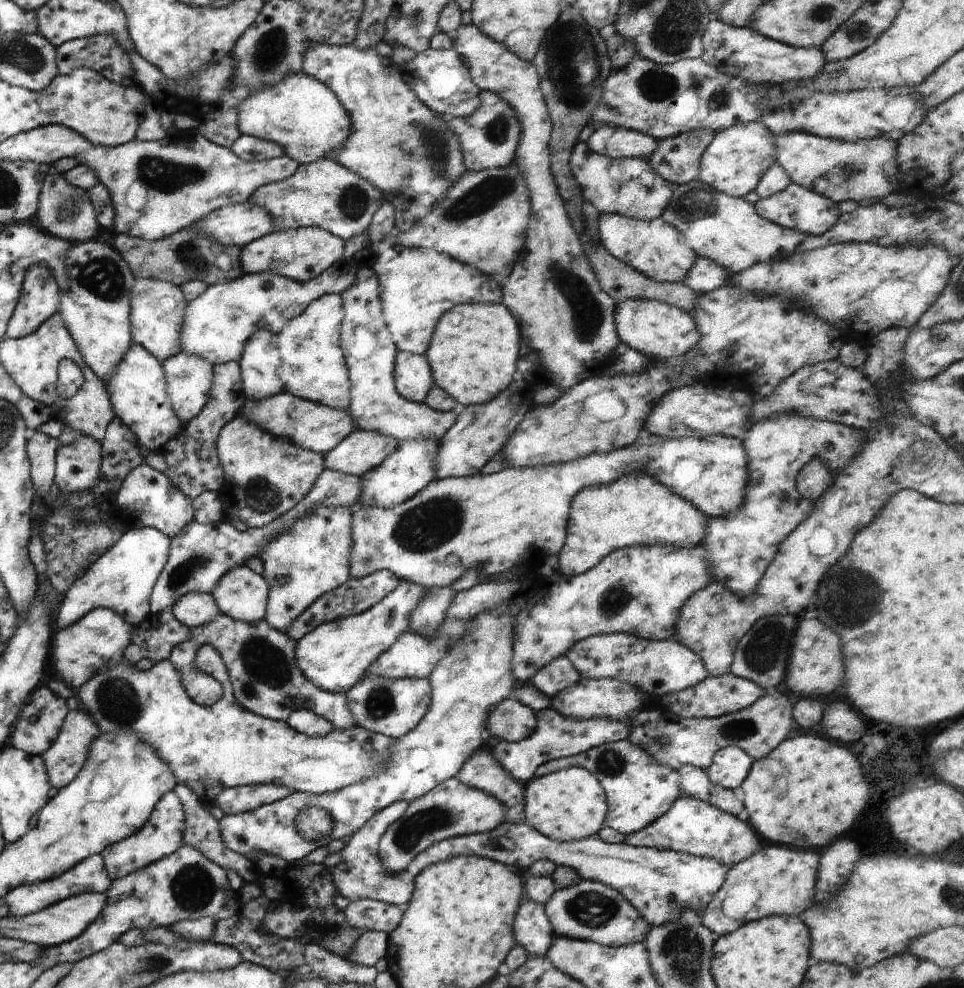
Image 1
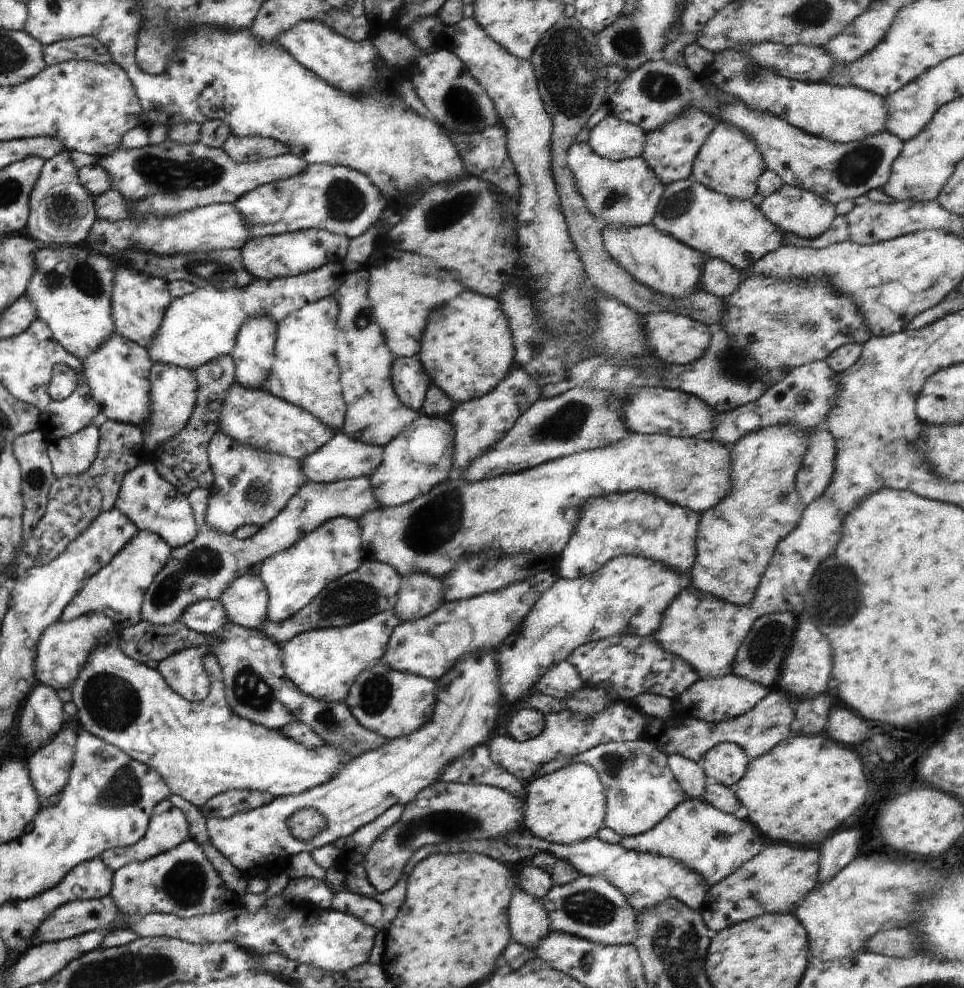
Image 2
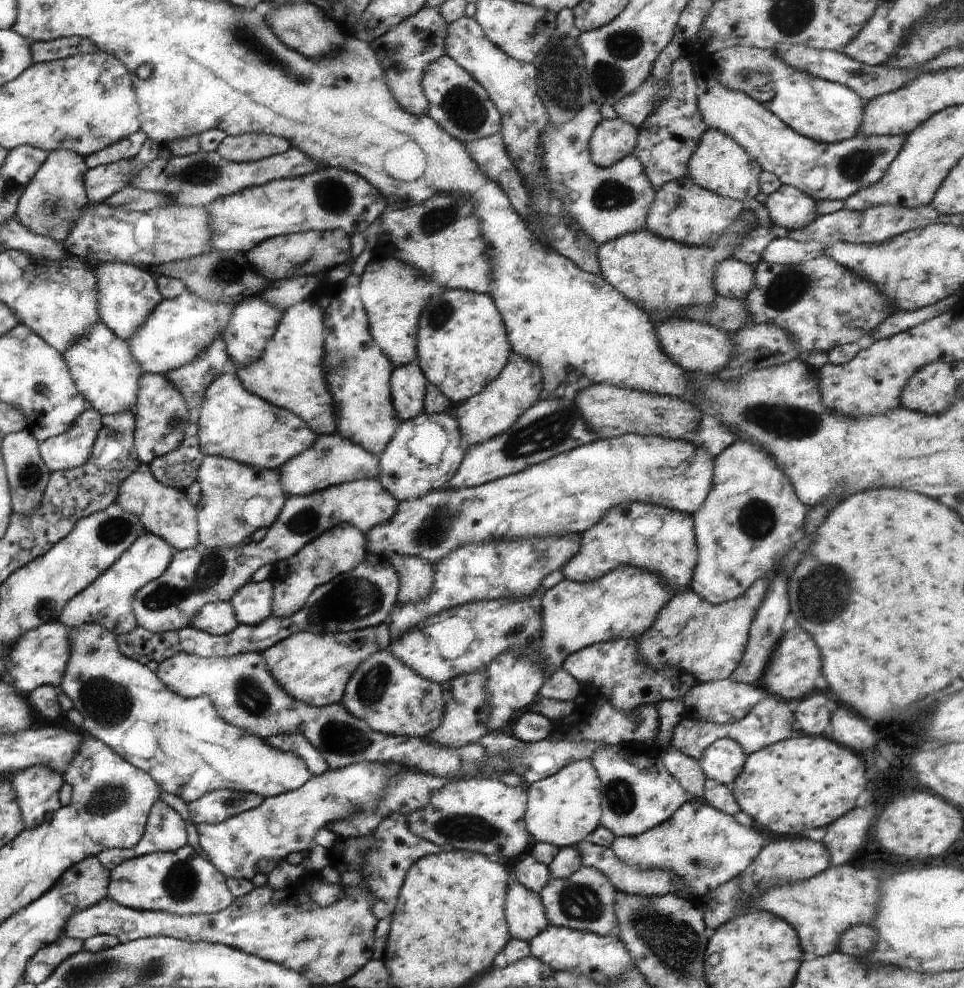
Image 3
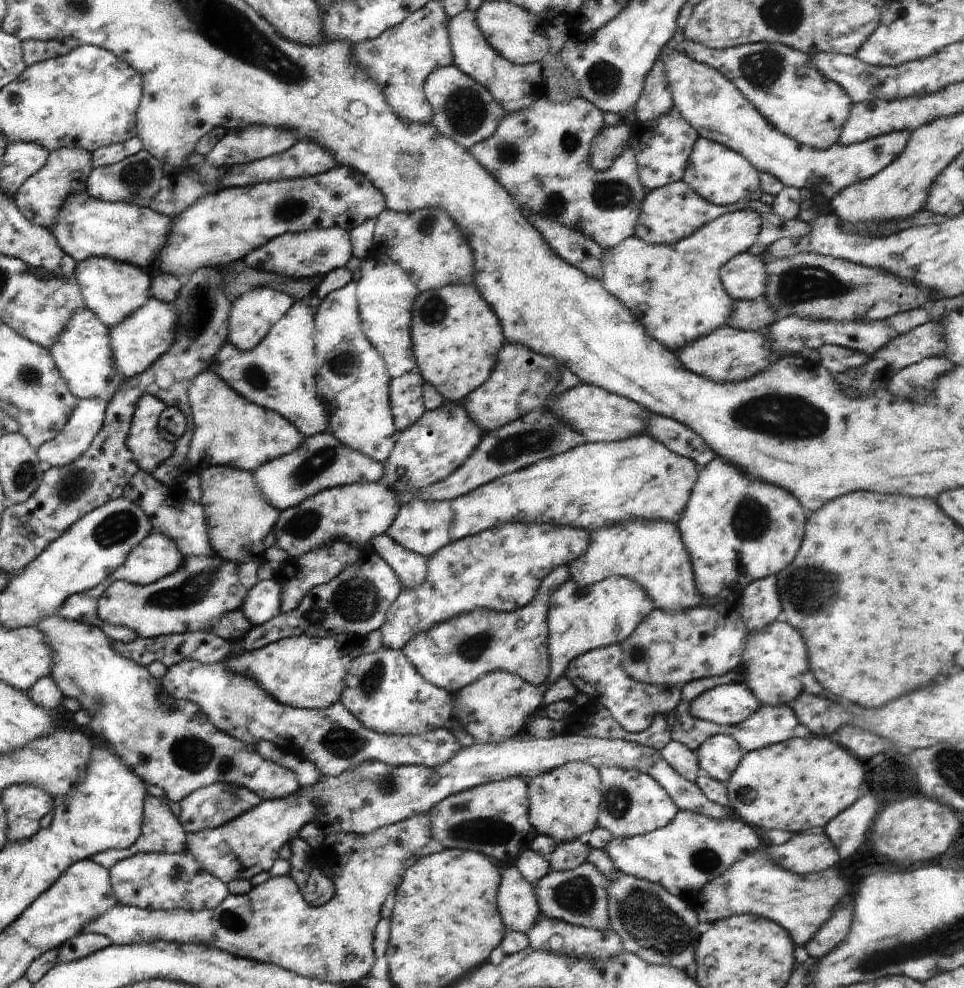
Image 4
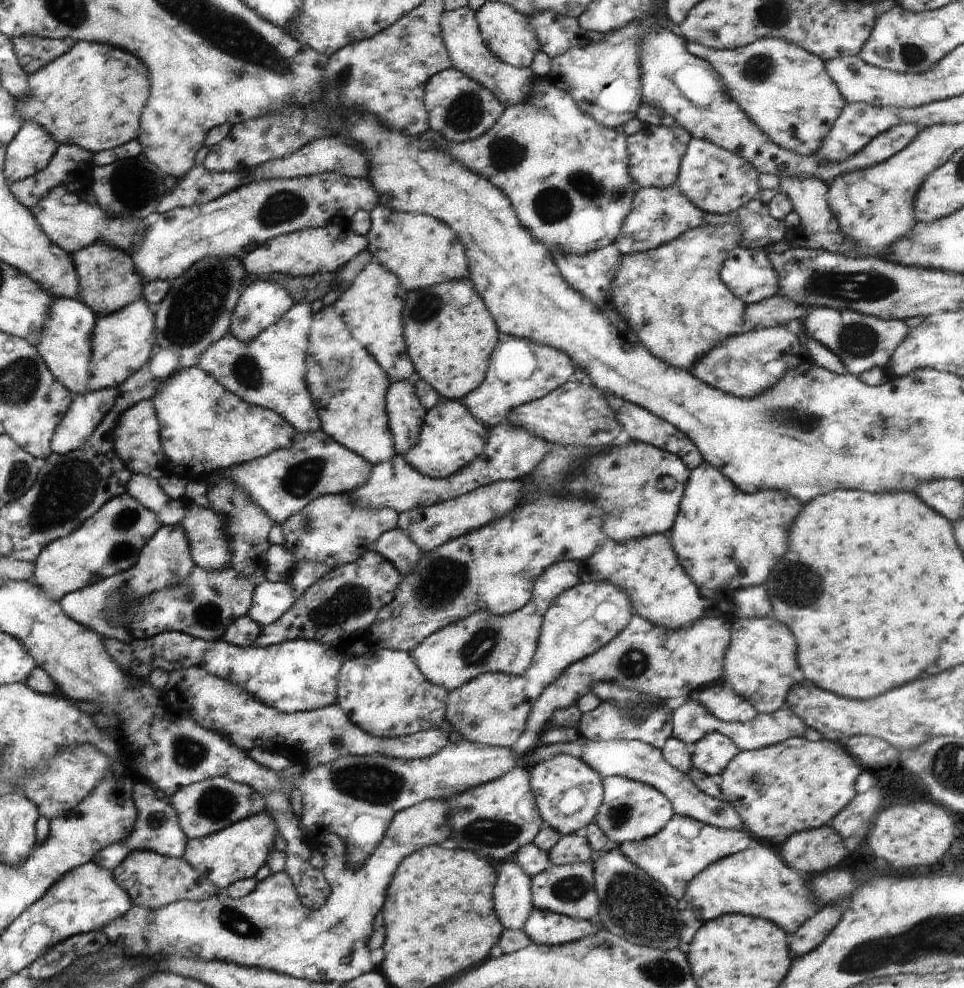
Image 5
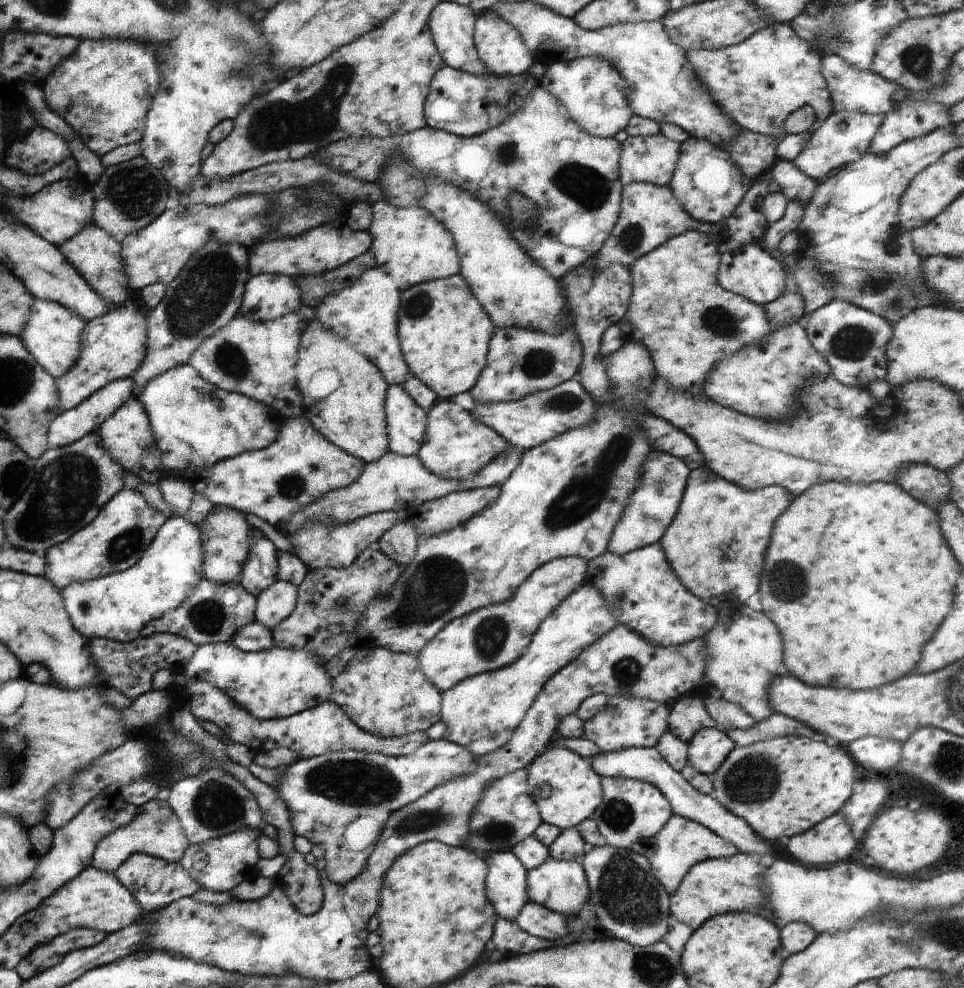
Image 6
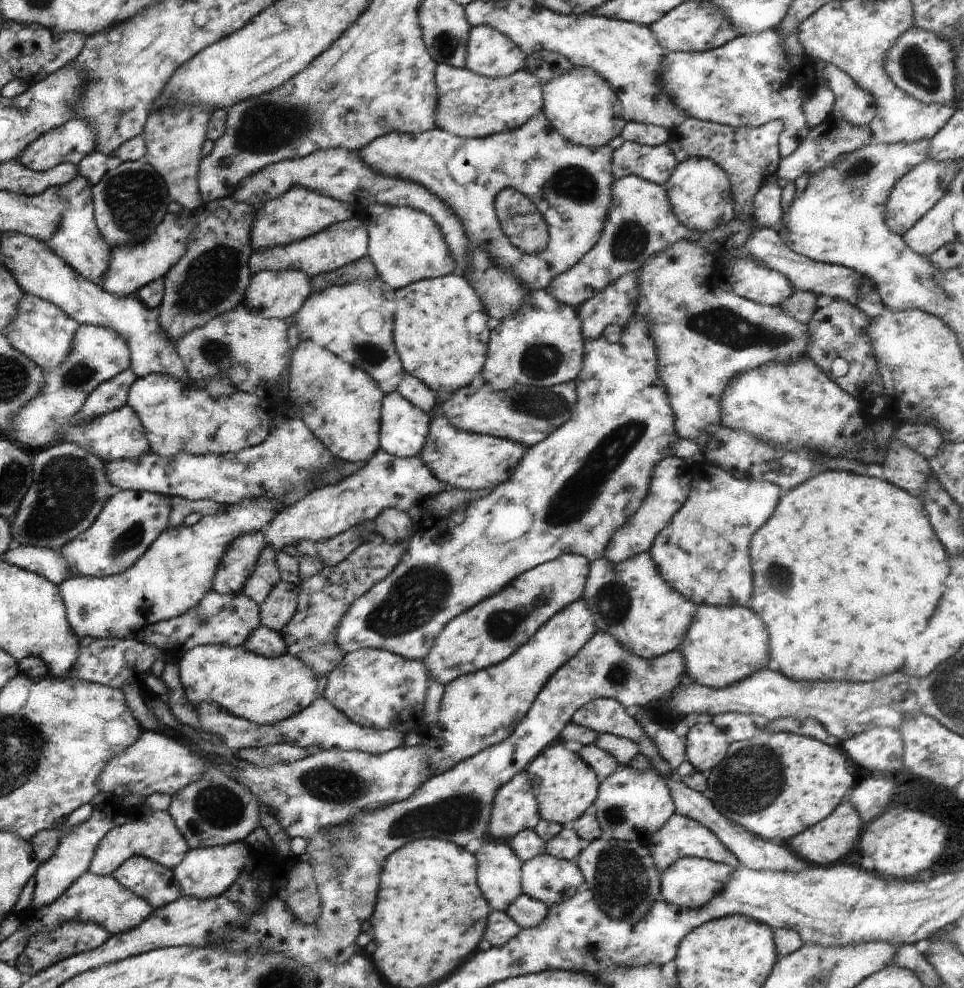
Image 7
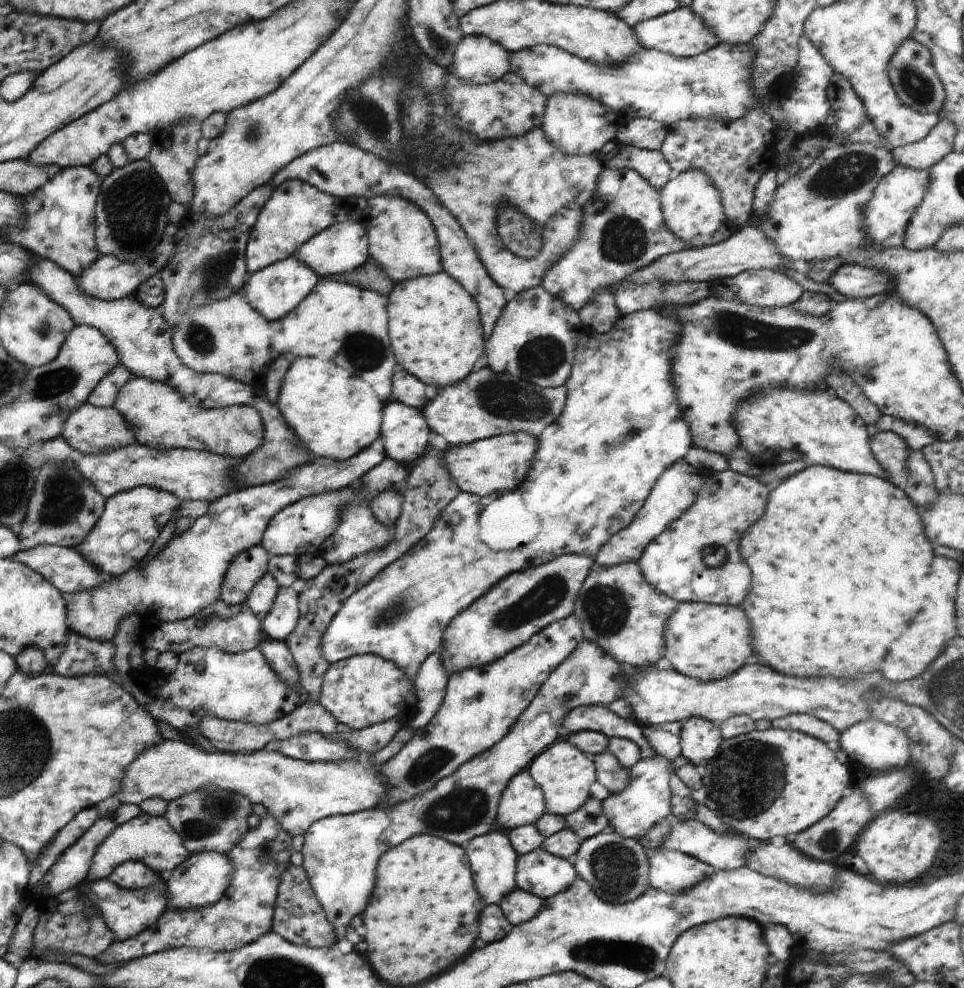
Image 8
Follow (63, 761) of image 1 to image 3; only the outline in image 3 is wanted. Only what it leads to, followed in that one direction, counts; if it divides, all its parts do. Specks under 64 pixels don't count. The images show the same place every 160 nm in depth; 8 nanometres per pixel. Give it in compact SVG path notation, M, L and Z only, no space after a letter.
M45 764L24 769L16 774L11 783L28 829L40 824L61 807L58 795L65 783L64 777Z

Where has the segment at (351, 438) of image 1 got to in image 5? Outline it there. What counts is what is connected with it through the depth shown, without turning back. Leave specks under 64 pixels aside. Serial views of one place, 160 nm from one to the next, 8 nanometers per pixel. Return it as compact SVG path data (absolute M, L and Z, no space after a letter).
M320 428L313 433L296 432L288 448L236 465L216 476L232 480L279 525L319 496L352 493L370 478L372 467L371 462L338 444Z

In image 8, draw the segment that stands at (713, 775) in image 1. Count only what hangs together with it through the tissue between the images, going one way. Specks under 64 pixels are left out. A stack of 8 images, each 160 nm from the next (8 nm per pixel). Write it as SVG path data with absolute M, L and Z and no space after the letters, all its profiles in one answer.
M700 717L683 722L679 739L681 754L700 770L719 753L723 741L719 727Z

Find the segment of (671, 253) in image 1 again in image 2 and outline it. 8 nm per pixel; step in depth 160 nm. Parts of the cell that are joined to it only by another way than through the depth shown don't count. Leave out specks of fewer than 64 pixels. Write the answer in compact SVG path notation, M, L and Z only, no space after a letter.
M652 223L639 227L606 225L601 235L607 253L640 284L669 297L683 297L699 288L701 268L708 256L658 230Z

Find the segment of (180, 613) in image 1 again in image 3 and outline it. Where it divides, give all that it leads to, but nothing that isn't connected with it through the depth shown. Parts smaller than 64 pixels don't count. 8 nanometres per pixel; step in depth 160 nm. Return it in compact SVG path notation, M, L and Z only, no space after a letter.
M228 601L205 604L192 624L211 635L231 633L238 625L232 605Z

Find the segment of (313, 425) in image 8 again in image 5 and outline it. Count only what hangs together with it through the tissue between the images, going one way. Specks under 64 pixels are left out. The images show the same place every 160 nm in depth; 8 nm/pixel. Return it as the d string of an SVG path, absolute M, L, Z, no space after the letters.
M334 305L316 306L306 357L307 387L321 429L338 444L373 465L394 455L386 395L391 382L375 358L352 336Z

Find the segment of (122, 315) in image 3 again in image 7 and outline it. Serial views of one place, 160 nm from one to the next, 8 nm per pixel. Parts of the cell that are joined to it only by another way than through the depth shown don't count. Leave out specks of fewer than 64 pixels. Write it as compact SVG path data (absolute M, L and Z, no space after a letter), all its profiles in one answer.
M82 175L63 186L65 197L72 205L69 212L61 222L59 229L44 244L55 251L61 259L64 259L78 274L100 285L104 275L110 268L112 246L107 242L100 232L99 225L95 221L94 196L92 184Z

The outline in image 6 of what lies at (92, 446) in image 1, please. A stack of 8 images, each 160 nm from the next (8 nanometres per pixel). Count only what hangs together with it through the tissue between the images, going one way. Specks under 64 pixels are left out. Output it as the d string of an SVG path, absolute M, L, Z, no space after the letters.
M133 377L118 379L104 385L98 392L91 394L86 401L74 408L66 409L60 413L50 424L50 432L47 434L48 442L56 448L65 447L79 441L86 434L98 432L100 425L118 412L128 400L133 398L135 379Z

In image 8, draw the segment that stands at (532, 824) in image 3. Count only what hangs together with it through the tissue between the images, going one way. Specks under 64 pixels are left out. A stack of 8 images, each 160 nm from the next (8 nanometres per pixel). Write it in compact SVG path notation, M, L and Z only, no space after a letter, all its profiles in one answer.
M566 737L551 744L526 768L543 790L546 813L567 817L576 812L591 797L589 788L597 780L592 756L578 750Z

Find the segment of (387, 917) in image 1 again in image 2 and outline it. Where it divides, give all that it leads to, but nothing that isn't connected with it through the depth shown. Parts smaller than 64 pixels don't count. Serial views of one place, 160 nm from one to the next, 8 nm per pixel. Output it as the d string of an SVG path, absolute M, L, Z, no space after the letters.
M343 890L334 895L331 908L351 914L378 931L386 931L389 921L384 917L384 907L374 899Z

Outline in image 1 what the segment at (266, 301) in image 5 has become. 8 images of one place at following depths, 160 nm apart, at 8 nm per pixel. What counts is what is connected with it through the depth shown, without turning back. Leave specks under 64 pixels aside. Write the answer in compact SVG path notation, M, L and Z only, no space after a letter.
M261 329L244 342L242 358L237 363L247 399L262 400L285 392L279 378L281 360L276 341L277 334Z

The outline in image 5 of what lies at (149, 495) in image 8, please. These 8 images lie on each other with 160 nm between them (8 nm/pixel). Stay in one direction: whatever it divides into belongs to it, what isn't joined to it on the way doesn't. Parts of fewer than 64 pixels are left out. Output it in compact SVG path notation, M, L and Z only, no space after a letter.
M127 492L111 499L112 502L108 501L108 506L104 506L104 510L100 510L100 514L96 514L96 518L92 518L92 522L88 522L88 526L80 526L80 530L76 529L67 537L60 537L52 541L42 550L38 560L34 562L35 572L31 580L46 591L46 594L52 598L52 602L58 603L68 593L100 582L113 574L123 573L125 570L131 569L136 564L142 548L162 528L157 514L148 510L143 503Z

